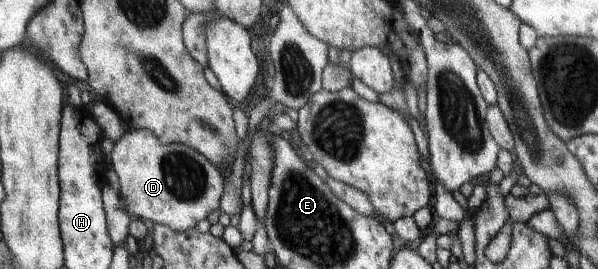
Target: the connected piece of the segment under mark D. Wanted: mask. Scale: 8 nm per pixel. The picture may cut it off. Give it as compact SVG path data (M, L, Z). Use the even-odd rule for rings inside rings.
M133 128L114 144L110 159L131 217L182 232L219 210L224 185L222 172L191 147L163 144L152 131Z

